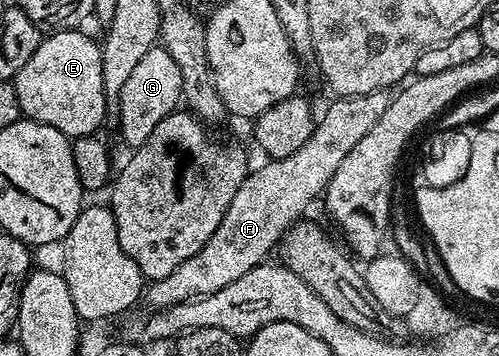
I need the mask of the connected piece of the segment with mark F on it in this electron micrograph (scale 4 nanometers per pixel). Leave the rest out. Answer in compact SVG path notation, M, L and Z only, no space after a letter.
M375 90L362 96L337 97L332 100L336 102L330 103L325 108L324 115L319 115L308 143L302 148L298 148L298 152L294 152L294 156L286 156L282 159L274 158L265 161L265 166L260 166L257 170L255 167L238 188L238 192L234 192L234 200L230 200L230 208L226 208L226 216L222 216L222 224L218 224L218 228L214 228L214 236L210 236L210 240L206 240L206 244L202 244L202 248L198 252L194 252L194 256L190 256L190 260L178 264L174 273L153 281L147 287L146 298L153 302L151 305L155 309L165 310L167 306L189 302L192 298L210 296L210 292L218 292L218 288L226 288L226 284L234 284L234 280L238 280L238 276L246 276L246 272L261 265L267 259L264 257L271 250L273 253L277 249L285 231L301 219L305 213L303 210L316 197L317 201L327 191L328 181L332 179L334 172L338 172L338 164L342 164L342 160L346 160L350 148L354 148L354 144L358 144L358 140L362 140L362 136L366 136L366 132L370 132L370 128L374 128L374 124L378 124L378 119L381 118L382 112L386 112L392 99L393 95L388 90Z

